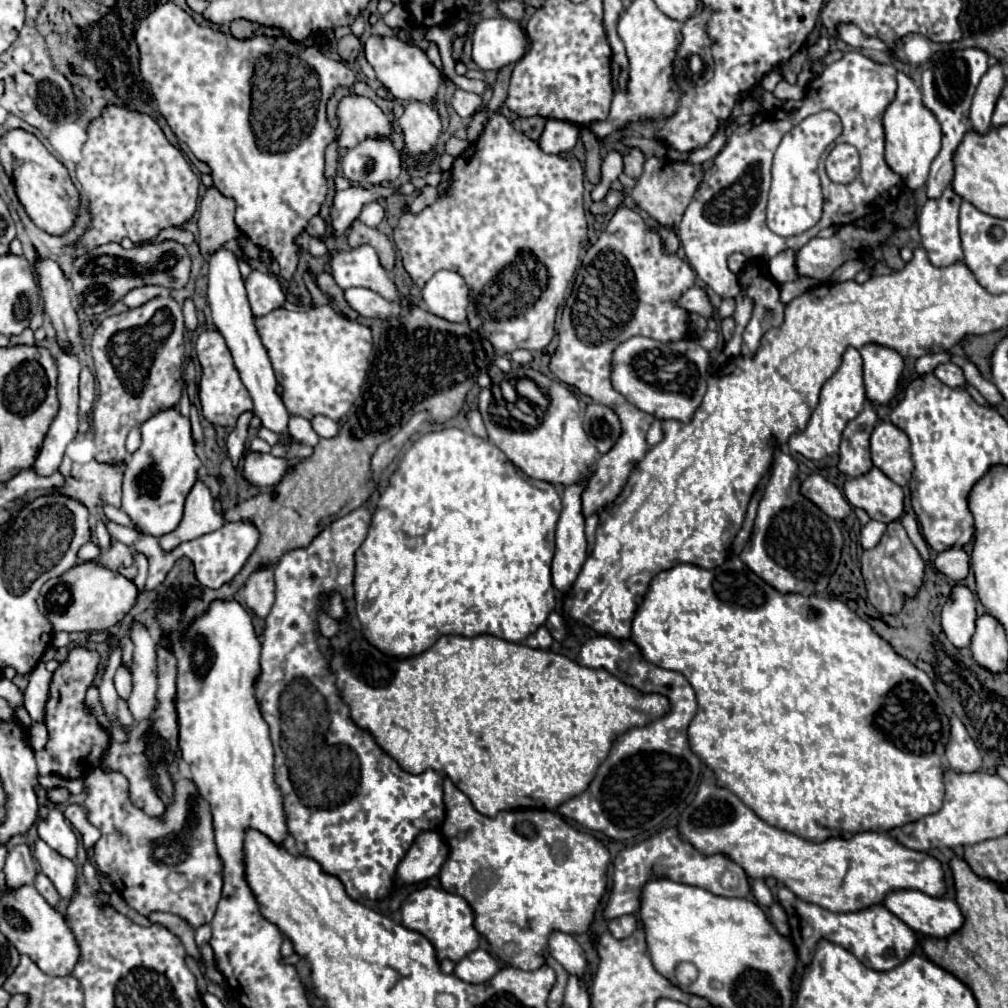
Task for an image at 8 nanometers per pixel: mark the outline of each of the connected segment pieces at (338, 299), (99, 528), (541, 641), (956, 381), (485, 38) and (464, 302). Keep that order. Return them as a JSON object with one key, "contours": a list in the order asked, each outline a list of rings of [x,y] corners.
{"contours":[[[[319,273],[319,275],[317,275],[317,283],[319,283],[319,289],[321,289],[321,291],[325,291],[327,295],[331,295],[331,297],[335,299],[335,303],[339,305],[339,309],[341,309],[345,315],[355,317],[355,311],[349,307],[349,303],[347,303],[345,297],[343,297],[343,289],[335,283],[335,279],[333,279],[331,273]]],[[[95,516],[95,517],[97,520],[95,533],[98,541],[100,542],[99,546],[102,548],[102,550],[109,550],[109,548],[111,547],[111,536],[107,531],[103,519],[100,519],[99,516]]],[[[543,625],[543,627],[539,627],[531,637],[527,637],[525,643],[527,643],[529,647],[533,647],[533,649],[549,649],[549,645],[553,643],[553,637],[551,637],[549,629]]],[[[941,363],[933,369],[933,375],[945,383],[945,385],[951,385],[951,387],[965,387],[965,377],[963,377],[963,371],[961,367],[957,367],[955,363]]],[[[491,17],[479,21],[473,33],[473,61],[483,71],[499,71],[519,61],[527,51],[527,35],[517,21]]],[[[437,271],[423,287],[423,299],[427,309],[453,323],[467,319],[469,287],[465,279],[455,271]]]]}

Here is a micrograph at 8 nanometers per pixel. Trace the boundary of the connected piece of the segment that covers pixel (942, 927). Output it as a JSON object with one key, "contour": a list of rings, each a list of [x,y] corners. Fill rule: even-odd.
{"contour":[[[893,891],[883,905],[913,931],[935,939],[947,939],[965,923],[965,917],[953,899],[935,899],[921,891]]]}

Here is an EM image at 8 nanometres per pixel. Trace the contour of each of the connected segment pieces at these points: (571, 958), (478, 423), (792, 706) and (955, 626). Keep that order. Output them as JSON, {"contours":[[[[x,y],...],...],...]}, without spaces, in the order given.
{"contours":[[[[561,931],[551,933],[549,949],[551,949],[551,955],[565,967],[565,971],[569,975],[577,975],[577,977],[585,975],[585,971],[587,971],[585,951],[571,935],[561,933]]],[[[471,411],[467,413],[467,419],[469,419],[469,429],[473,435],[481,437],[481,439],[487,439],[487,431],[485,431],[485,425],[483,425],[483,419],[479,415],[479,411]]],[[[737,555],[729,557],[721,567],[715,569],[703,569],[691,563],[681,563],[669,571],[659,573],[651,581],[649,591],[633,619],[631,641],[641,647],[641,653],[649,663],[659,665],[663,669],[679,671],[693,685],[699,709],[689,725],[691,749],[707,763],[707,767],[713,769],[713,773],[717,775],[717,785],[731,789],[747,807],[751,807],[769,825],[795,833],[807,841],[821,843],[831,837],[851,839],[853,835],[863,831],[891,831],[911,821],[917,821],[925,815],[937,813],[941,809],[945,795],[945,767],[941,759],[951,737],[951,725],[949,717],[945,715],[943,701],[939,701],[935,685],[927,677],[927,673],[917,669],[905,657],[897,655],[895,649],[883,637],[879,637],[871,629],[871,625],[857,613],[853,613],[843,601],[825,599],[817,595],[779,593],[759,575],[755,575]]],[[[955,585],[951,589],[951,595],[947,603],[943,605],[941,611],[941,621],[943,621],[943,631],[949,637],[949,641],[963,649],[969,647],[971,643],[971,633],[975,631],[975,597],[969,587],[965,585]]]]}

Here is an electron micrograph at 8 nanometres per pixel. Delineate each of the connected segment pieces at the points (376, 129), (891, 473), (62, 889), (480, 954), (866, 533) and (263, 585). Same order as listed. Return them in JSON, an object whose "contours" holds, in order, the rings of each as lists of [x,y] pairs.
{"contours":[[[[347,95],[339,103],[339,147],[355,147],[363,139],[391,139],[393,127],[389,117],[367,97]]],[[[879,421],[871,433],[871,459],[891,481],[905,487],[913,473],[909,437],[893,423]]],[[[41,839],[37,841],[37,845],[33,849],[33,855],[35,855],[41,871],[51,879],[51,883],[59,891],[59,895],[63,899],[71,899],[71,895],[75,893],[75,879],[77,879],[75,863],[71,859],[61,857],[59,853],[55,853]]],[[[477,949],[477,951],[469,953],[463,961],[459,961],[455,965],[455,975],[467,983],[485,983],[497,971],[499,971],[497,959],[485,949]]],[[[869,521],[861,529],[861,547],[863,549],[873,549],[881,541],[883,533],[885,533],[885,523],[881,523],[881,521]]],[[[273,569],[255,571],[243,587],[243,597],[247,607],[261,619],[265,619],[275,601],[275,581]]]]}

